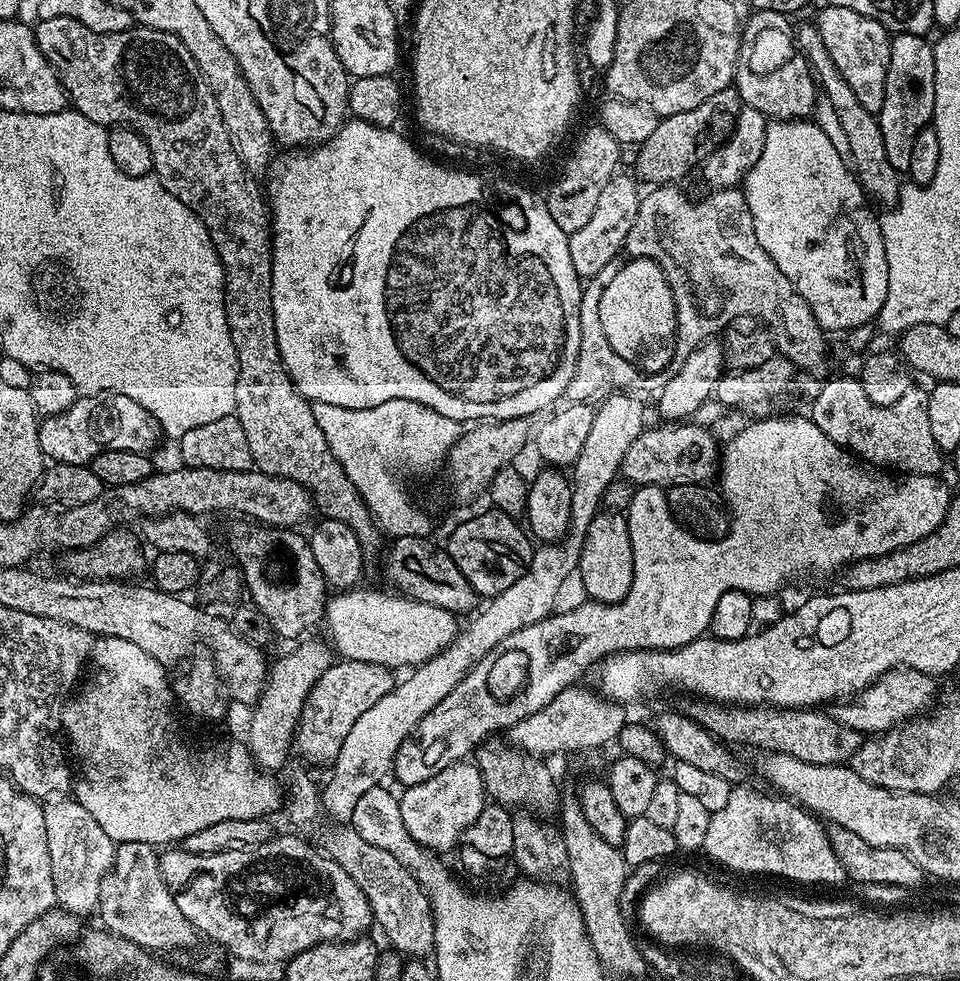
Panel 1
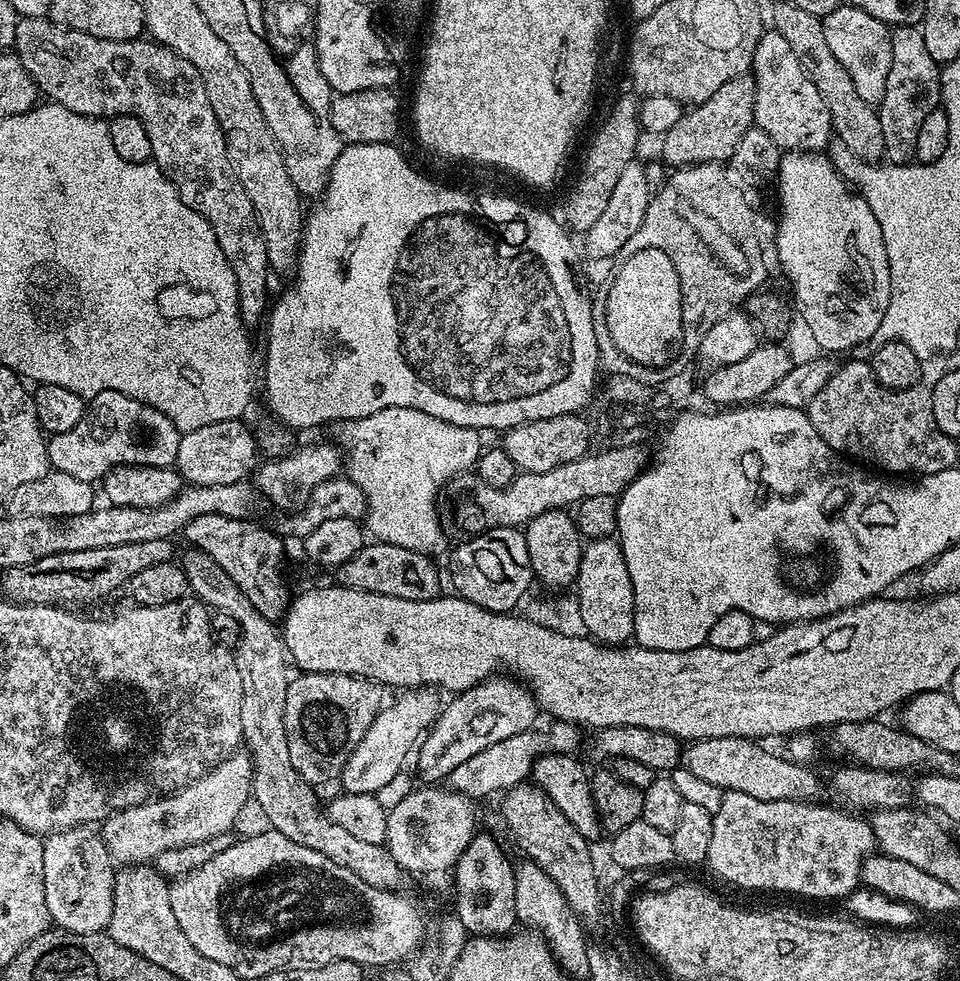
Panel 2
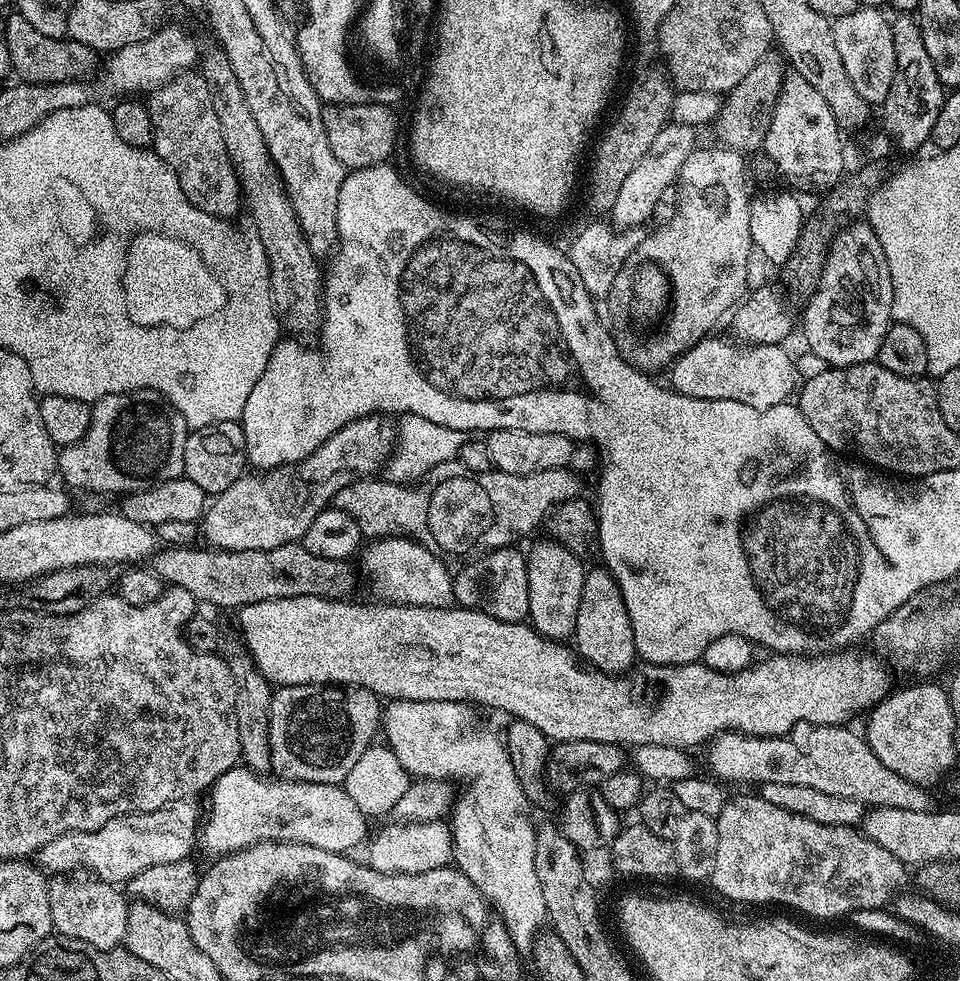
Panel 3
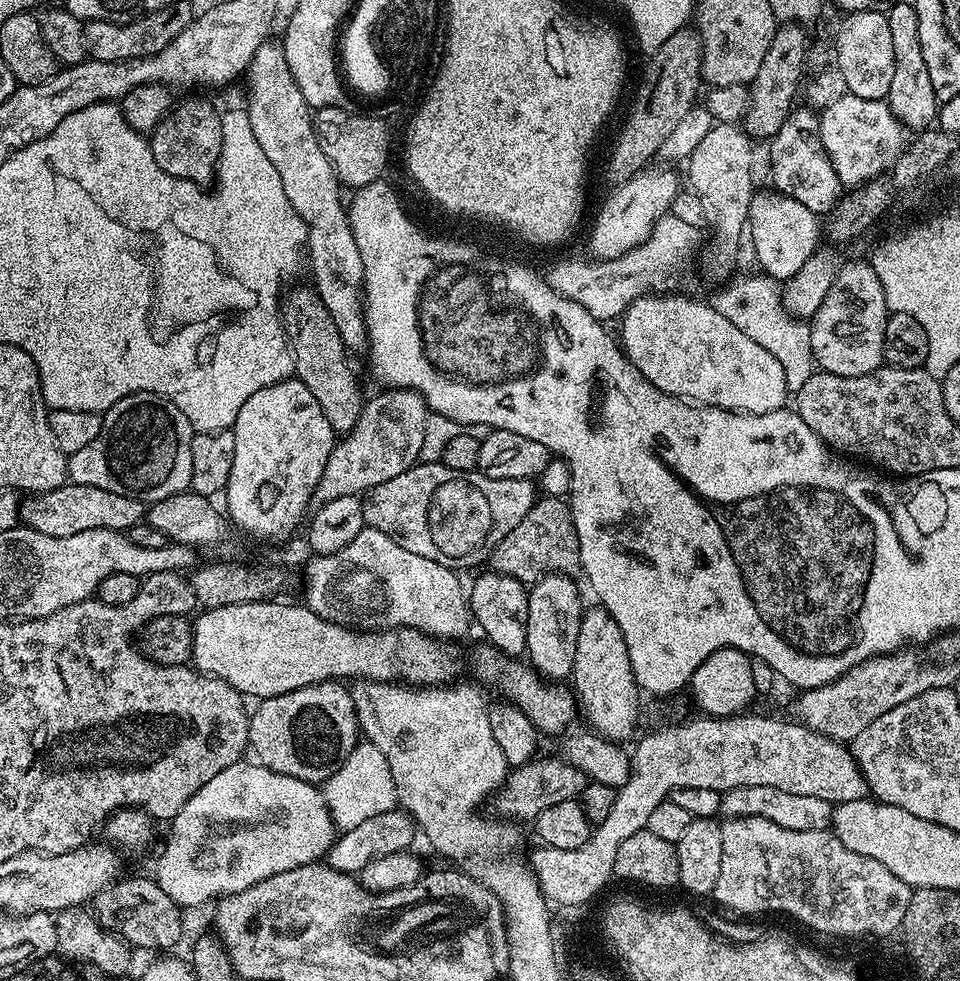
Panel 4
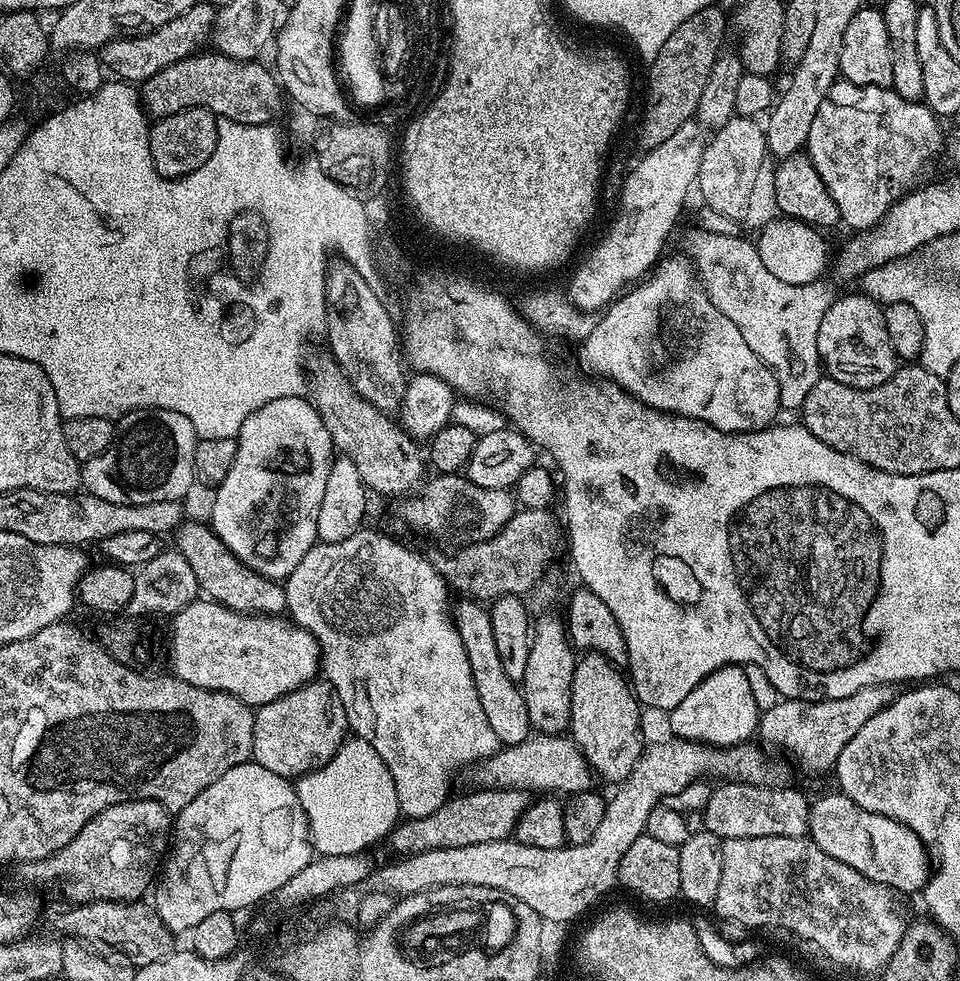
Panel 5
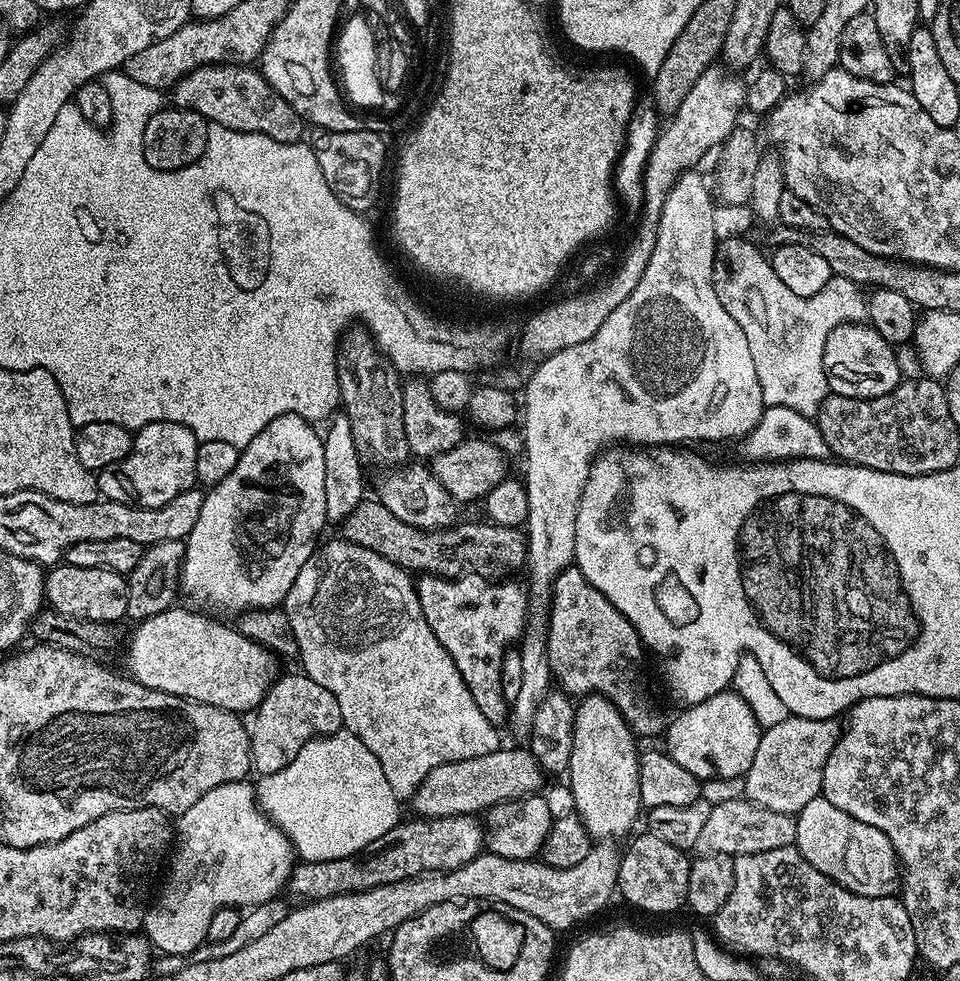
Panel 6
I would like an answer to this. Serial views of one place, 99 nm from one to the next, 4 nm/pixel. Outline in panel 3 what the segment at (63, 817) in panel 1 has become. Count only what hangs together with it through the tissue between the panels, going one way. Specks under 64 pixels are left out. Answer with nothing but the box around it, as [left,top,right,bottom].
[49,878,129,949]

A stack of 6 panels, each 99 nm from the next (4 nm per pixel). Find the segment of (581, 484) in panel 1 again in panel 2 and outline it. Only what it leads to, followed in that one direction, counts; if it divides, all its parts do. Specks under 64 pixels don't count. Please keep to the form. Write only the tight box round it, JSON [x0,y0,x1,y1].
[338,686,442,794]

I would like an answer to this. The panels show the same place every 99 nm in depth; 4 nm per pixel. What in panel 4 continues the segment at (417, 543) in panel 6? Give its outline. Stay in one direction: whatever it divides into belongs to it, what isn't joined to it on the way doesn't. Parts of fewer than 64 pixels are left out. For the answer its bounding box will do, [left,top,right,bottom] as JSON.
[488,496,583,584]

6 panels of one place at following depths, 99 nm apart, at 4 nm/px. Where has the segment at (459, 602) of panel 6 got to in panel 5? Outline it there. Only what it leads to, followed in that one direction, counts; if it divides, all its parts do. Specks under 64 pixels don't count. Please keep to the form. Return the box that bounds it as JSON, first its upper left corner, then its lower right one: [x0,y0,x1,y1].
[453,598,532,747]

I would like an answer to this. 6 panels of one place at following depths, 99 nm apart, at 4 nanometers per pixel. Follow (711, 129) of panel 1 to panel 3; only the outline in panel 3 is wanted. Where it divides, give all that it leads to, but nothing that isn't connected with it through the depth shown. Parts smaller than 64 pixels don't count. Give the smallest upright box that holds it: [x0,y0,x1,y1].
[714,51,786,154]

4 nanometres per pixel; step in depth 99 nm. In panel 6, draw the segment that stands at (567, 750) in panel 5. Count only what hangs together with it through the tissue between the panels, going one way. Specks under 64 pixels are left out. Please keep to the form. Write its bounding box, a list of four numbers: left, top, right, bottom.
[410,746,544,819]

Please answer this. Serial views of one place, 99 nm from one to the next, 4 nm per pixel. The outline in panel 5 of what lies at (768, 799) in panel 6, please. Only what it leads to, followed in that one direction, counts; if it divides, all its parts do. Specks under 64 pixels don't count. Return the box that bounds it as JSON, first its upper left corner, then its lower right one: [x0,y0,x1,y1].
[758,684,897,773]

